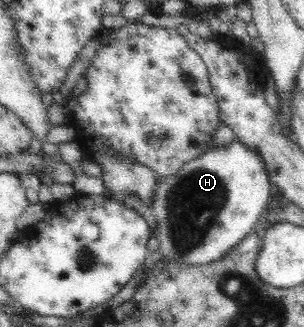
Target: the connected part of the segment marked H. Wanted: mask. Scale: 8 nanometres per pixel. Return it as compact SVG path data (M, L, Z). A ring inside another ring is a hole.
M237 137L227 145L221 145L217 147L211 147L209 150L200 154L199 157L185 163L176 175L165 177L164 179L158 179L156 184L156 192L152 200L152 213L154 214L155 221L157 221L157 232L159 232L159 251L163 252L163 259L174 260L175 262L184 262L189 266L195 266L195 264L207 264L207 262L215 262L227 254L227 250L231 250L233 246L237 246L237 242L241 242L241 239L245 238L246 234L249 234L250 230L257 223L262 215L268 215L267 201L271 196L271 181L266 169L266 162L264 158L258 154L254 148L250 148L244 142L241 142Z

